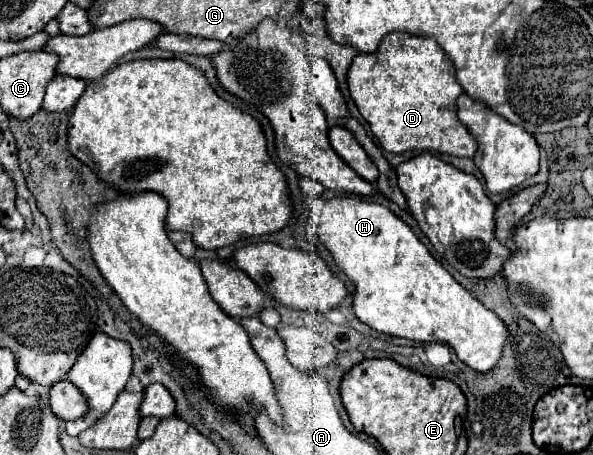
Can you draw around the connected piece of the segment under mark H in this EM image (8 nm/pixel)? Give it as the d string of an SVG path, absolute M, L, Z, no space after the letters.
M338 196L324 204L322 220L314 230L316 238L326 244L332 252L336 264L346 272L346 276L356 284L356 296L352 300L354 314L370 328L406 338L412 342L444 342L450 344L458 360L476 372L492 370L508 342L508 326L490 312L482 302L478 302L462 284L458 284L450 272L428 252L428 248L416 238L412 228L392 214L388 208L366 202L358 196Z

